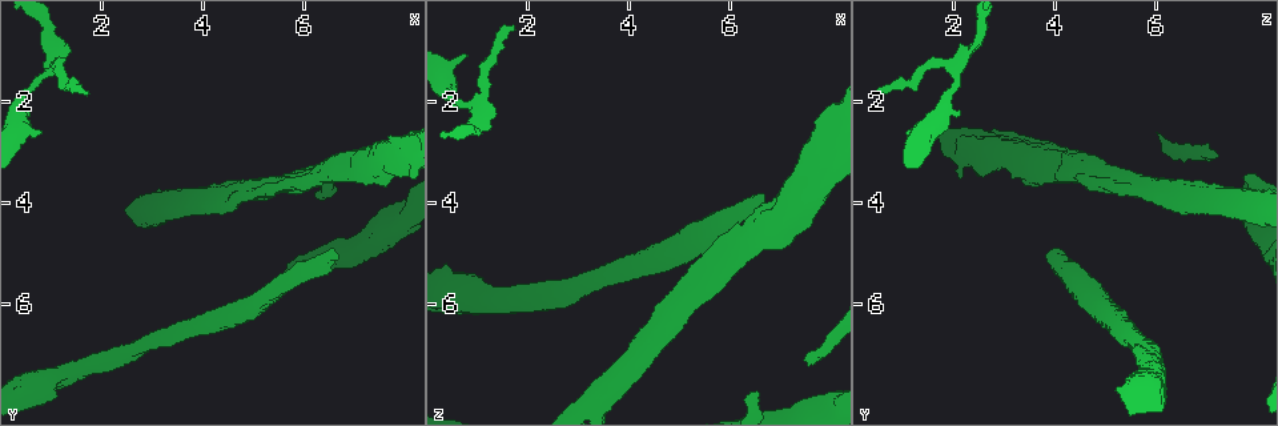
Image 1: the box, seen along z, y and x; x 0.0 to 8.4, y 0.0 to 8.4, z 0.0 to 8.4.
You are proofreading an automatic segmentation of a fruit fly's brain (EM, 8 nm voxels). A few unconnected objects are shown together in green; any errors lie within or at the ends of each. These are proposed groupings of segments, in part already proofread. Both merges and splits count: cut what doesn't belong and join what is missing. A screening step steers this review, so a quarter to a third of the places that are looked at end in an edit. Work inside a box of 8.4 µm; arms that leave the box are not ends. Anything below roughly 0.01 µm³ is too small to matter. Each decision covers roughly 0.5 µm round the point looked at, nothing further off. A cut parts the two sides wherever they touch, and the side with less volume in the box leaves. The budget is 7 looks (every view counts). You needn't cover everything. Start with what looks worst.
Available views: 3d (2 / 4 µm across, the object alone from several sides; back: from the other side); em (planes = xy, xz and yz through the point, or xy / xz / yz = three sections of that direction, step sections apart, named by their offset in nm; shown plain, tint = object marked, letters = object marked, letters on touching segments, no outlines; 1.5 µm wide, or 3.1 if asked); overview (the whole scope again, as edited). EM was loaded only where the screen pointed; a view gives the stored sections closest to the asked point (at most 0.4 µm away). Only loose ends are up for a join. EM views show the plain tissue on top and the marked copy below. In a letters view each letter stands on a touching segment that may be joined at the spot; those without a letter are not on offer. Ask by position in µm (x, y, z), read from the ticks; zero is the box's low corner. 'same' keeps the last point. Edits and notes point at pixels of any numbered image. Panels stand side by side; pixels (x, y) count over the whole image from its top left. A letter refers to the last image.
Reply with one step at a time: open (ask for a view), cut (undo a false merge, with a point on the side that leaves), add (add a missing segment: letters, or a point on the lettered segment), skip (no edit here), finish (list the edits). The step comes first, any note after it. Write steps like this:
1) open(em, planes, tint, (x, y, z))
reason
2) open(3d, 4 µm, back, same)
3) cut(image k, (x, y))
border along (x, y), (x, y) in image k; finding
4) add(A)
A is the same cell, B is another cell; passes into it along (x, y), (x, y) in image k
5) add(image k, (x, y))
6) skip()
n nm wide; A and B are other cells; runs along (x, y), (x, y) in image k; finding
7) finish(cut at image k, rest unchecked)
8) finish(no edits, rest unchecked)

open(em, xz, step 8, letters, (6.70, 5.05, 3.85))
stops while still wide

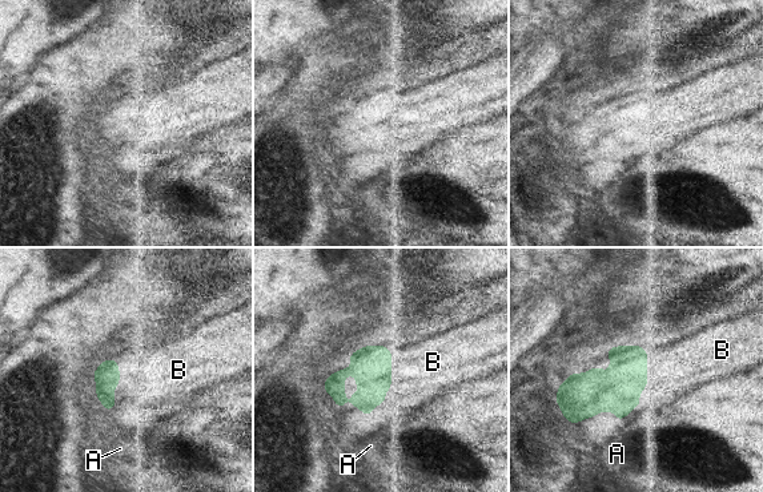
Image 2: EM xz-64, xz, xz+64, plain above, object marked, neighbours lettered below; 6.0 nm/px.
open(em, planes, letters, same)

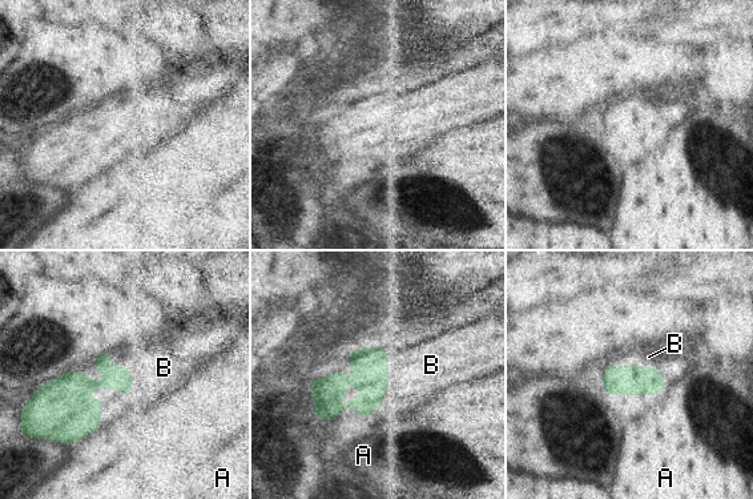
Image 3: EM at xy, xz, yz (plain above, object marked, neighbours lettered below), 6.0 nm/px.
add(B)
B is the same cell, A is another cell; passes into it along (119, 378), (127, 367), (164, 367) in image 3; it goes on there

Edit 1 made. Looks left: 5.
open(overview)
see it whole again

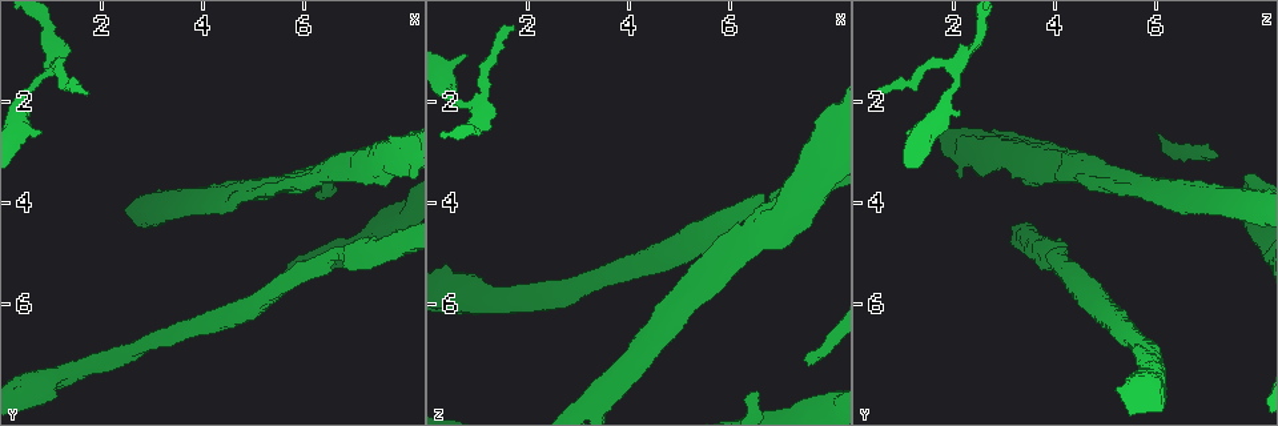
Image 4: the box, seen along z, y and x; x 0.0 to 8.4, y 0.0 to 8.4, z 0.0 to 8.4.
open(3d, 4 µm, (1.80, 1.80, 0.55))
an open end

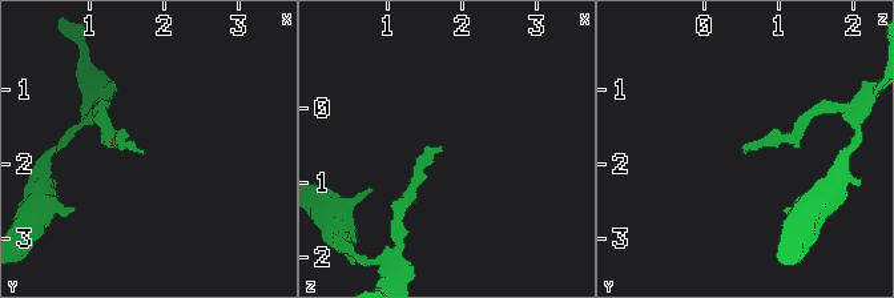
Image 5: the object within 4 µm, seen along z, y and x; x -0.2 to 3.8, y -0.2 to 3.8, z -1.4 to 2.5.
open(em, yz, step 4, tint, (1.80, 1.80, 0.55))

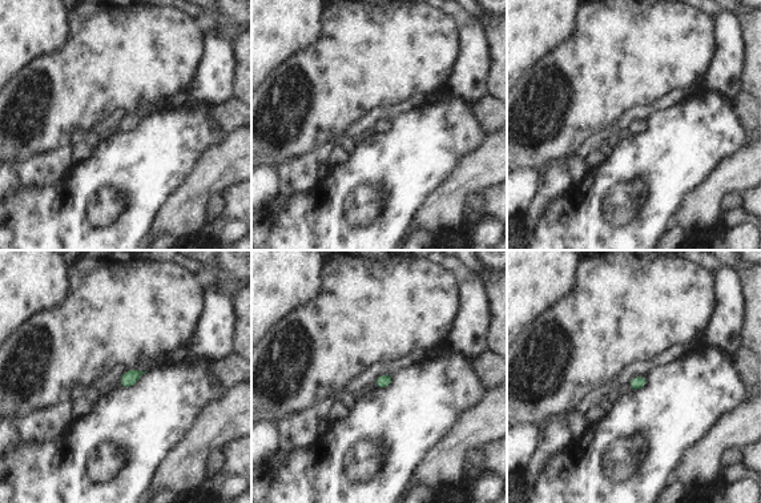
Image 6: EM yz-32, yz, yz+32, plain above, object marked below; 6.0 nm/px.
open(em, planes, letters, same)
cut it another way

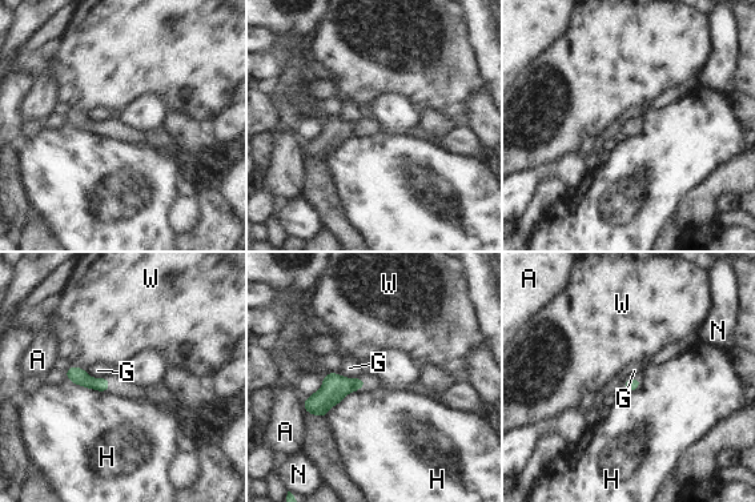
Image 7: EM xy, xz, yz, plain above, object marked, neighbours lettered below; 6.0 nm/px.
skip()
H touches over 320 nm; A, G, H, N and W are other cells; border along (84, 369), (92, 377), (108, 380) in image 7; none of them fits

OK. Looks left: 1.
finish(add at image 3, rest unchecked)

